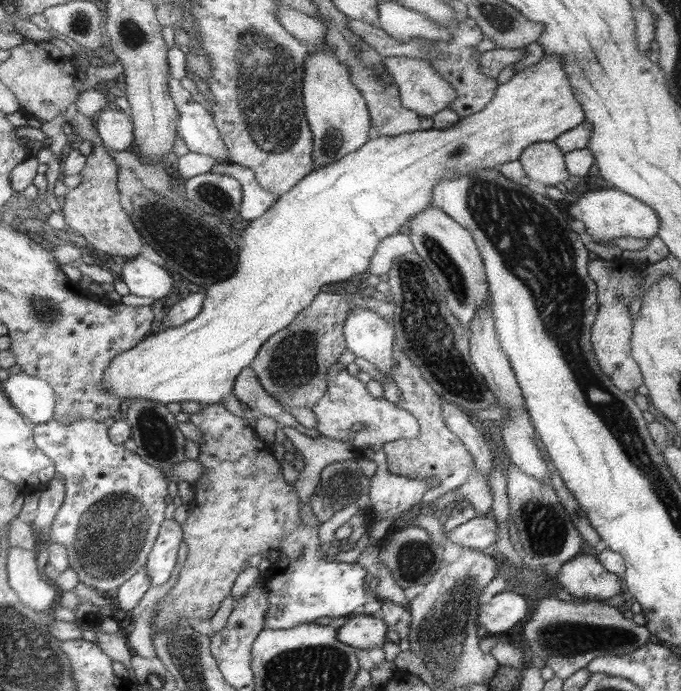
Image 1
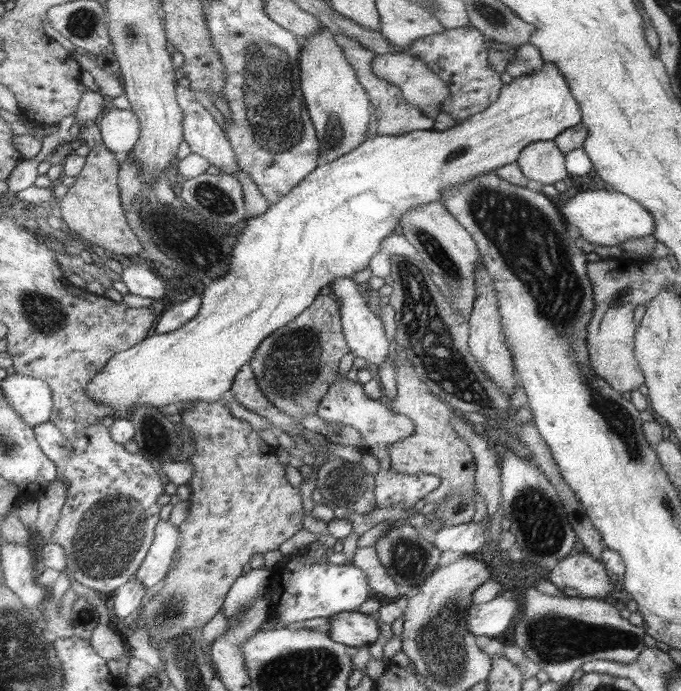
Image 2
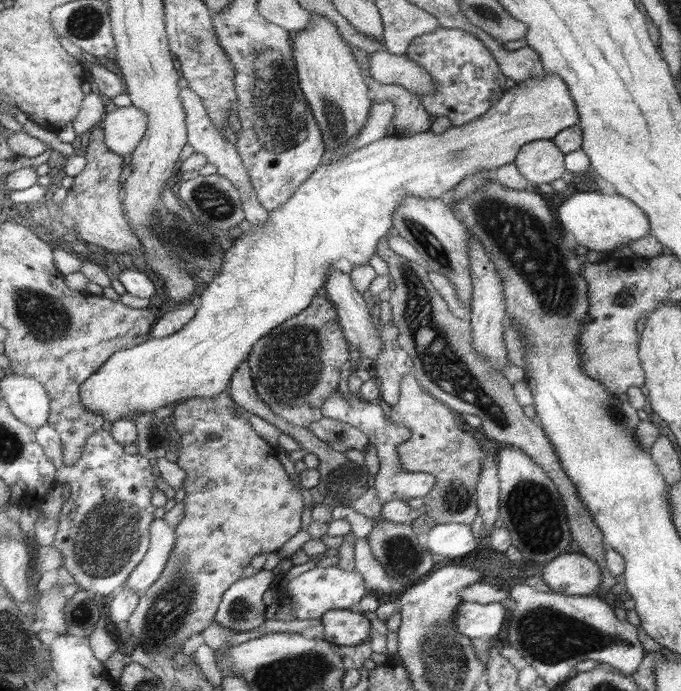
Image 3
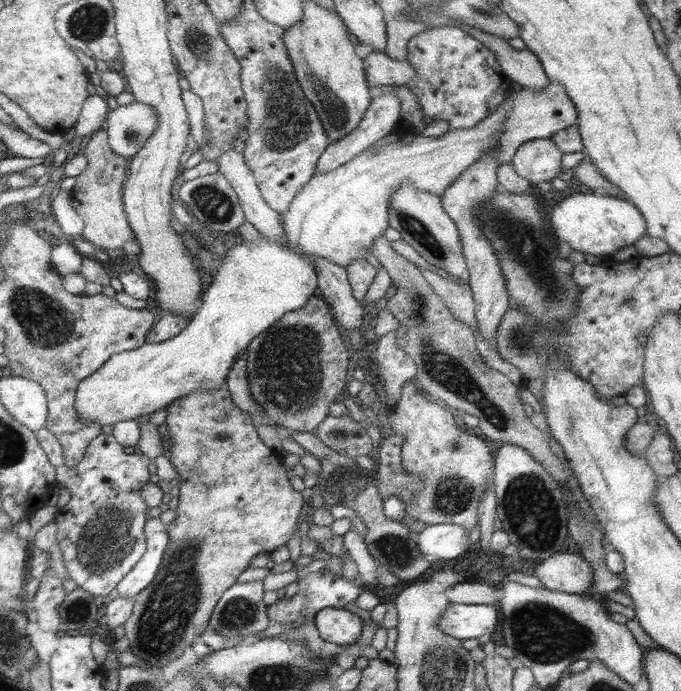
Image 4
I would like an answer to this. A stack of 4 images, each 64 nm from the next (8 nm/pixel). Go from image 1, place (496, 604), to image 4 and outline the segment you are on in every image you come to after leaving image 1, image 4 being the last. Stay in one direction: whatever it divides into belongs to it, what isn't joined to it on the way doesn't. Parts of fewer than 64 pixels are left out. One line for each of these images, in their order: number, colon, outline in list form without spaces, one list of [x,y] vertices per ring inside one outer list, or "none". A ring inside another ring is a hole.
2: [[[497,596],[493,598],[493,602],[475,604],[471,608],[469,628],[475,634],[475,638],[487,636],[493,640],[495,636],[505,632],[505,628],[513,622],[519,610],[521,610],[521,604],[515,598]]]
3: [[[495,600],[493,604],[465,602],[459,608],[459,618],[455,618],[453,622],[471,640],[479,640],[479,638],[491,640],[503,630],[505,616],[509,616],[507,602],[495,602]]]
4: [[[453,604],[441,620],[441,630],[457,640],[487,640],[499,624],[499,604]]]

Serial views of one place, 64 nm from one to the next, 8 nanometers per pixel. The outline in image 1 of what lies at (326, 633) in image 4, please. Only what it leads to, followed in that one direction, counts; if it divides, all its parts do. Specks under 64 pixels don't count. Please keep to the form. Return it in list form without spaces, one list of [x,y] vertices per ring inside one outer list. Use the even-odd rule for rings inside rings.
[[[355,616],[343,624],[339,630],[339,642],[355,648],[355,650],[383,650],[389,632],[387,620],[381,616]]]

